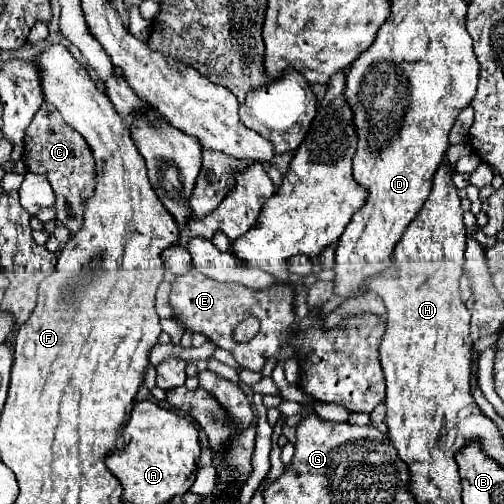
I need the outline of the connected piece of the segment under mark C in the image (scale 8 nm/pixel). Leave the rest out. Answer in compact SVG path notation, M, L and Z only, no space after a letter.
M44 102L28 126L22 158L30 172L44 174L48 178L56 196L58 220L70 230L70 234L76 234L84 222L84 204L92 198L96 186L94 156L88 142L72 126L64 124L64 118L56 108L52 108L52 104Z

